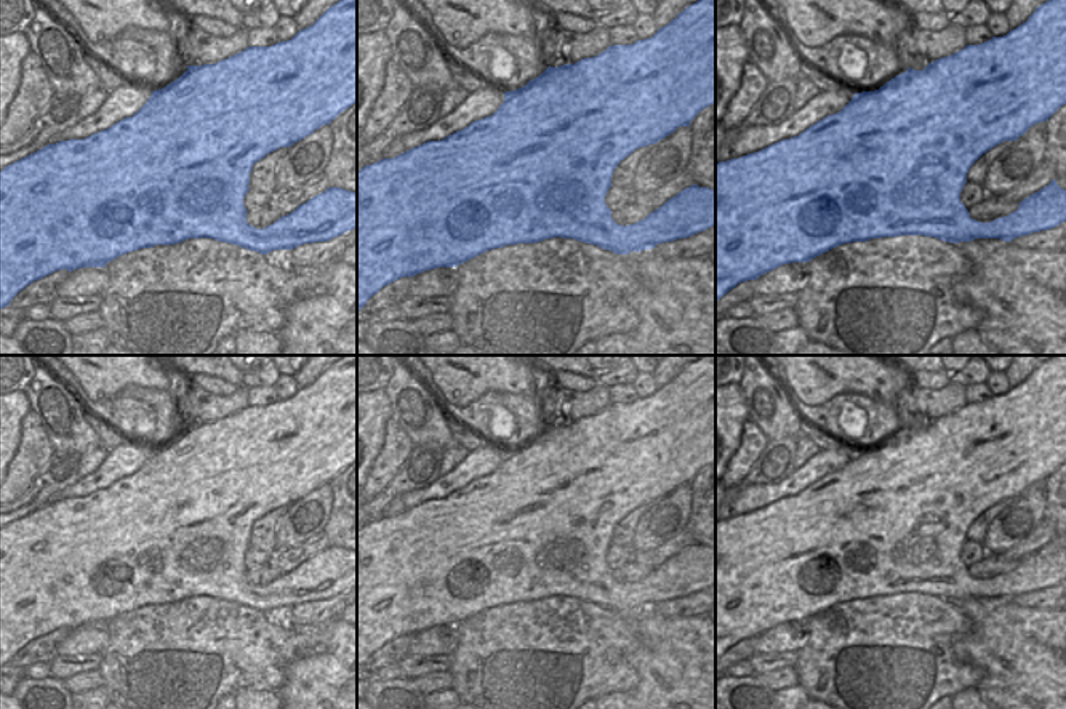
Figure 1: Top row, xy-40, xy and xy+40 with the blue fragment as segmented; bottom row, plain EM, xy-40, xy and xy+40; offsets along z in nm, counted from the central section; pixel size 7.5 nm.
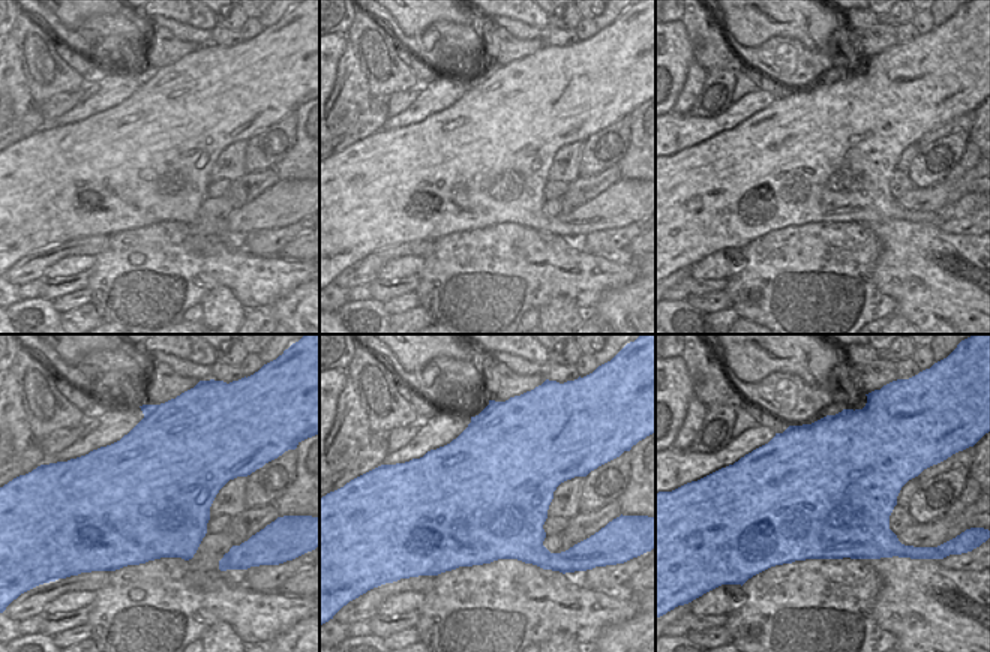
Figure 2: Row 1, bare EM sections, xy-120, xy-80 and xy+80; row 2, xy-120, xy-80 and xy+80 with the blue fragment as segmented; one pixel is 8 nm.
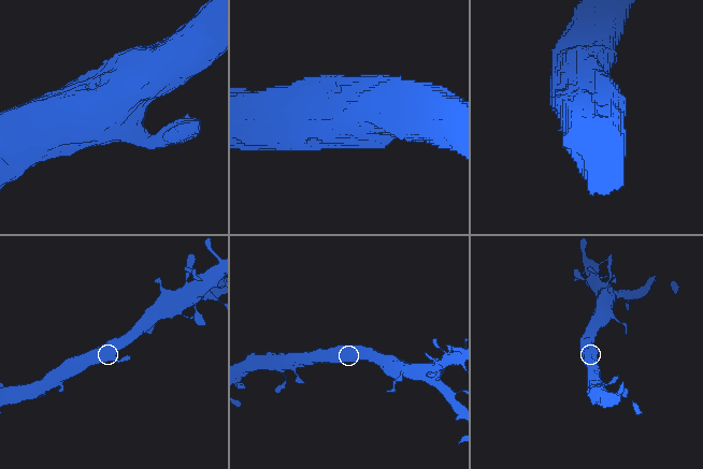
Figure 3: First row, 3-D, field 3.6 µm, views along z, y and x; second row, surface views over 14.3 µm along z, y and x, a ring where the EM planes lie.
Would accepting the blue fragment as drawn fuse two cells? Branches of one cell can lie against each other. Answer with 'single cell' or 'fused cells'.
single cell

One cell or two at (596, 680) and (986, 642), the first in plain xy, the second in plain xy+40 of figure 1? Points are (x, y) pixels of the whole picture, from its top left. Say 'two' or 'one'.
two

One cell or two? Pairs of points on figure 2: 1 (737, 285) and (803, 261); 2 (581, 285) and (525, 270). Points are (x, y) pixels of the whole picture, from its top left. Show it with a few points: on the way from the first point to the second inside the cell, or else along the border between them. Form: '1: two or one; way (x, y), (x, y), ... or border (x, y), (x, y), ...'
1: one; way (753, 285), (779, 285), (786, 278)
2: one; way (567, 273), (539, 270)

